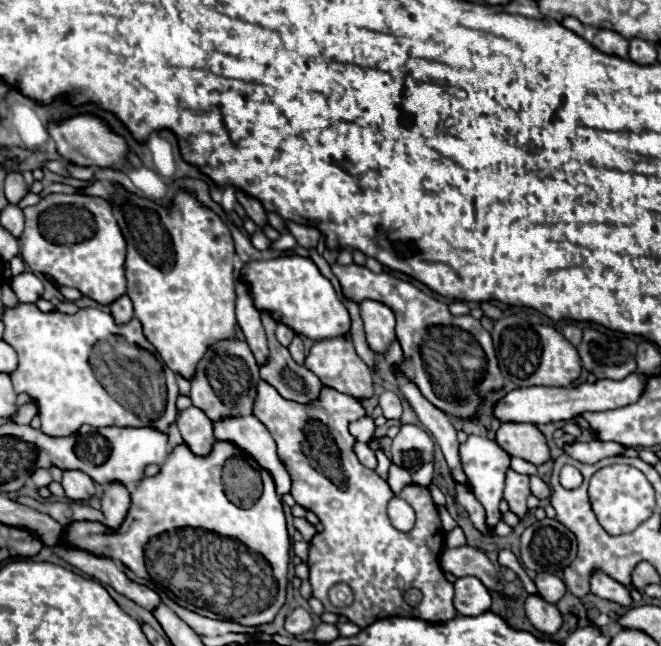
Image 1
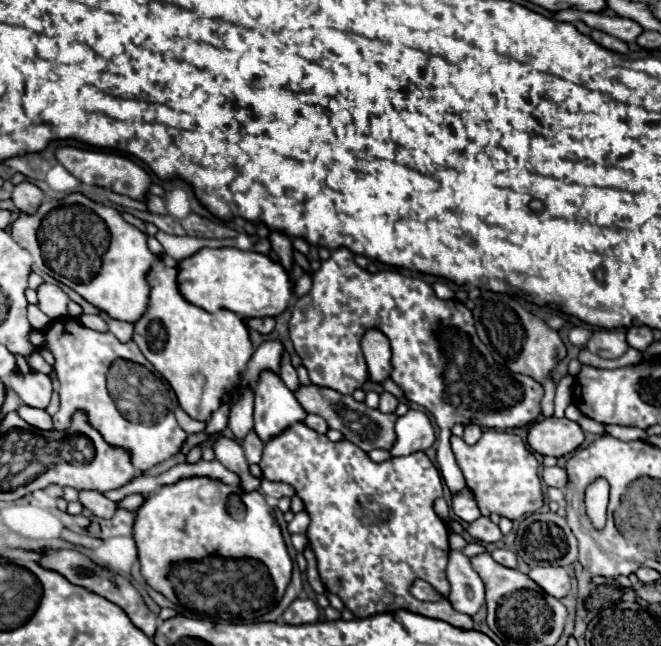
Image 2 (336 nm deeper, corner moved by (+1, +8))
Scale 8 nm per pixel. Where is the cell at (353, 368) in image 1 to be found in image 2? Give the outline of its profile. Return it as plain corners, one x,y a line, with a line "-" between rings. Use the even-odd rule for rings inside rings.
336,248
330,258
322,262
320,270
314,272
312,282
312,290
296,300
288,324
290,340
294,342
296,354
302,358
302,364
308,368
312,384
332,388
340,394
352,394
354,390
362,388
368,380
368,368
360,350
360,338
368,328
378,328
380,332
384,332
392,344
392,380
402,388
406,400
428,410
434,416
436,426
440,428
436,458
452,494
462,490
466,484
450,448
450,430
454,424
480,424
480,428
506,430
514,426
526,426
536,420
544,394
542,386
528,376
510,376
508,372
500,372
488,348
478,340
472,312
462,302
440,300
436,298
432,286
428,286
424,280
406,278
396,270
370,274
354,262
354,256
348,248

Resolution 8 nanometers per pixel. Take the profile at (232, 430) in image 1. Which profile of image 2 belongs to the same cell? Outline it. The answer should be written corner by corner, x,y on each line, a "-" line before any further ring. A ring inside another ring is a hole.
248,432
248,436
240,442
240,446
244,448
244,454
246,454
246,460
248,464
258,464
260,462
260,456
262,456
262,440
256,436
256,432

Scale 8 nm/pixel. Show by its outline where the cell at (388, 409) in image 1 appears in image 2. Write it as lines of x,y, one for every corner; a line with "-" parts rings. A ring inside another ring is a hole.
388,392
380,394
380,408
378,408
380,412
394,412
396,406
398,406
398,400
392,394
388,394

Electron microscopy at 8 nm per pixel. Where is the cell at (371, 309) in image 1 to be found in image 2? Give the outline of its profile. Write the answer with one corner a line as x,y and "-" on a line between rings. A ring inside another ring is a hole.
370,328
370,330
364,332
360,344
362,344
366,364
368,364
370,380
372,382
382,382
384,378
388,378
390,370
392,370
388,338
380,330

